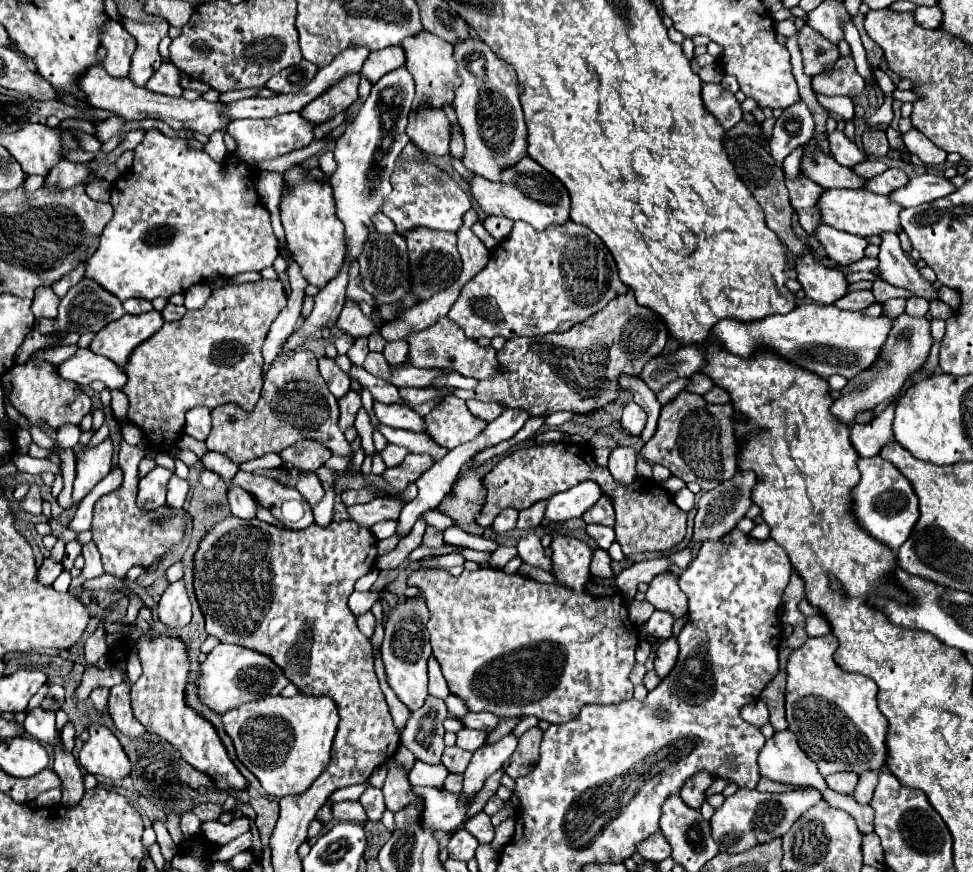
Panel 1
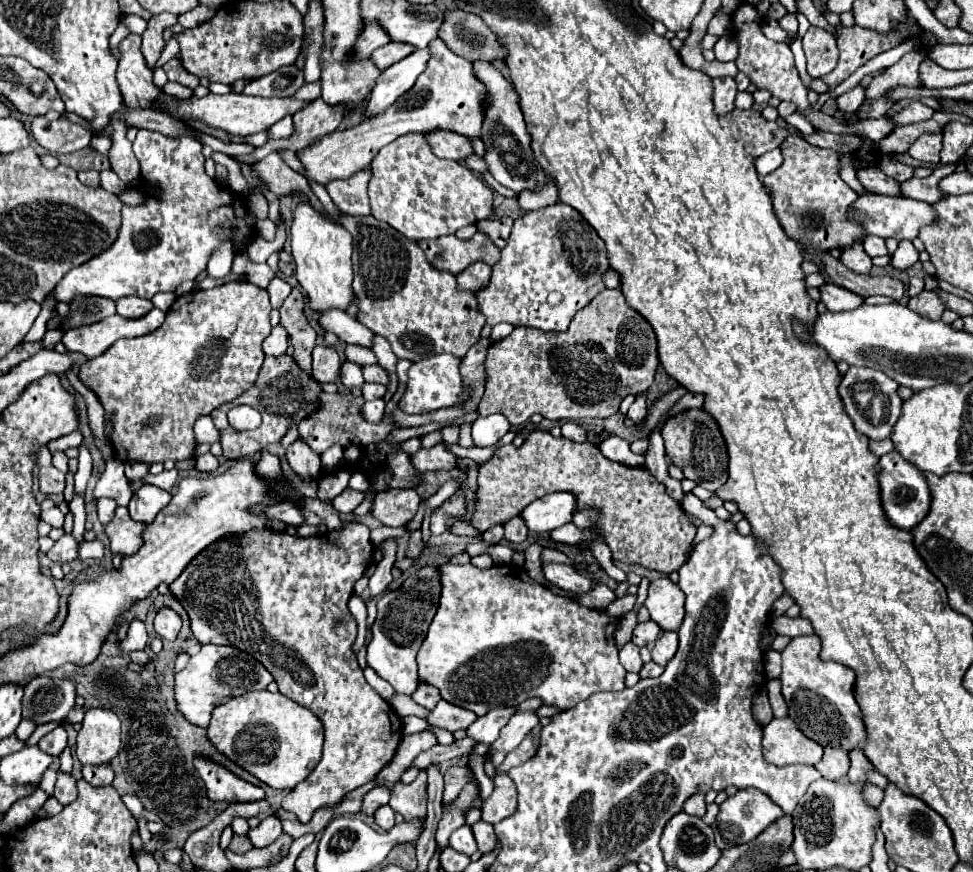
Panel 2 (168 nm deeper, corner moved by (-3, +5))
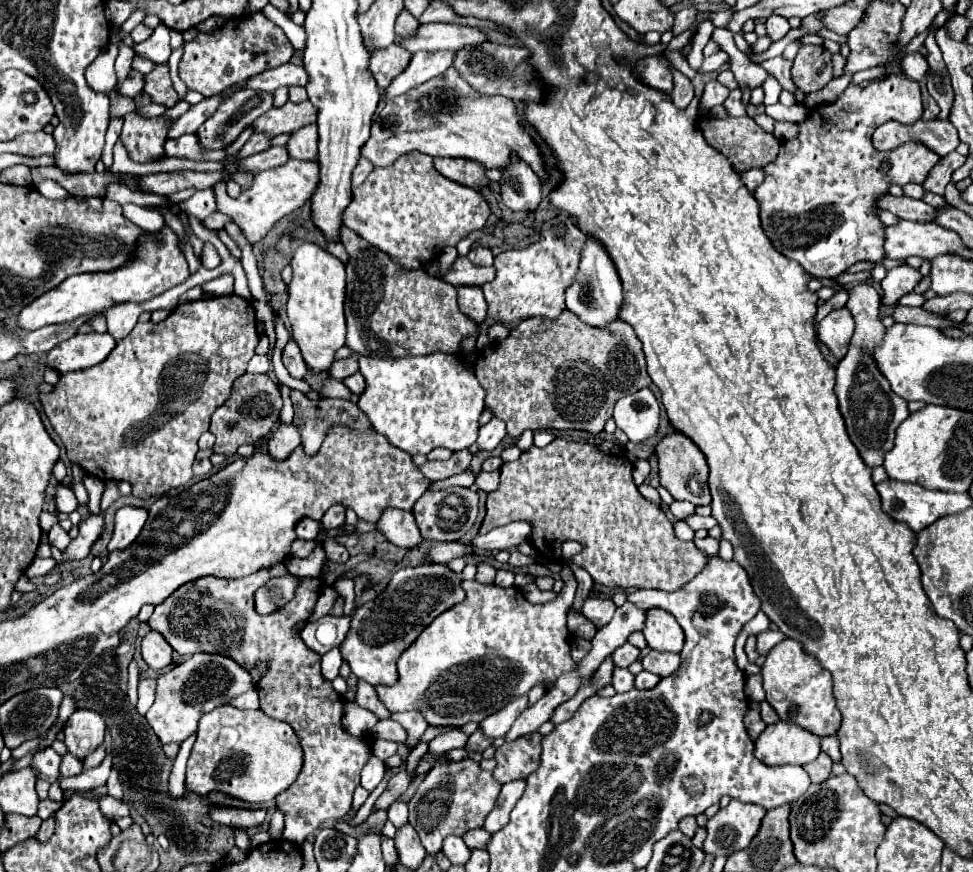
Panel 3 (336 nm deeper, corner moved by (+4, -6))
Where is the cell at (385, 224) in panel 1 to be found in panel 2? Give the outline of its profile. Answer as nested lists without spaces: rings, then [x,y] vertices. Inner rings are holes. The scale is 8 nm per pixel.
[[[365,167],[349,179],[337,179],[327,185],[329,197],[339,211],[349,215],[369,215],[369,197],[367,183],[371,179],[371,169]]]

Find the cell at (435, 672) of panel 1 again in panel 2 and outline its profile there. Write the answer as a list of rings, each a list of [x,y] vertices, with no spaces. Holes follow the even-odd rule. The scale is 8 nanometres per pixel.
[[[421,683],[421,685],[417,687],[417,691],[415,691],[415,695],[411,695],[411,697],[413,697],[413,701],[415,701],[417,705],[421,705],[421,707],[425,707],[425,709],[433,709],[435,703],[441,699],[441,697],[439,697],[439,691],[437,691],[435,687],[431,687],[431,685],[425,685],[425,683]]]

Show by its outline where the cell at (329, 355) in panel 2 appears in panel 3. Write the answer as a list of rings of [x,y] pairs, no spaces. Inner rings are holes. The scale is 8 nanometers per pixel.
[[[290,340],[288,346],[284,348],[282,360],[284,360],[284,364],[286,364],[286,368],[288,368],[288,372],[290,372],[292,378],[306,378],[306,376],[308,376],[310,368],[306,366],[306,362],[304,362],[304,358],[302,358],[302,352],[300,352],[300,348],[296,346],[294,340]]]

